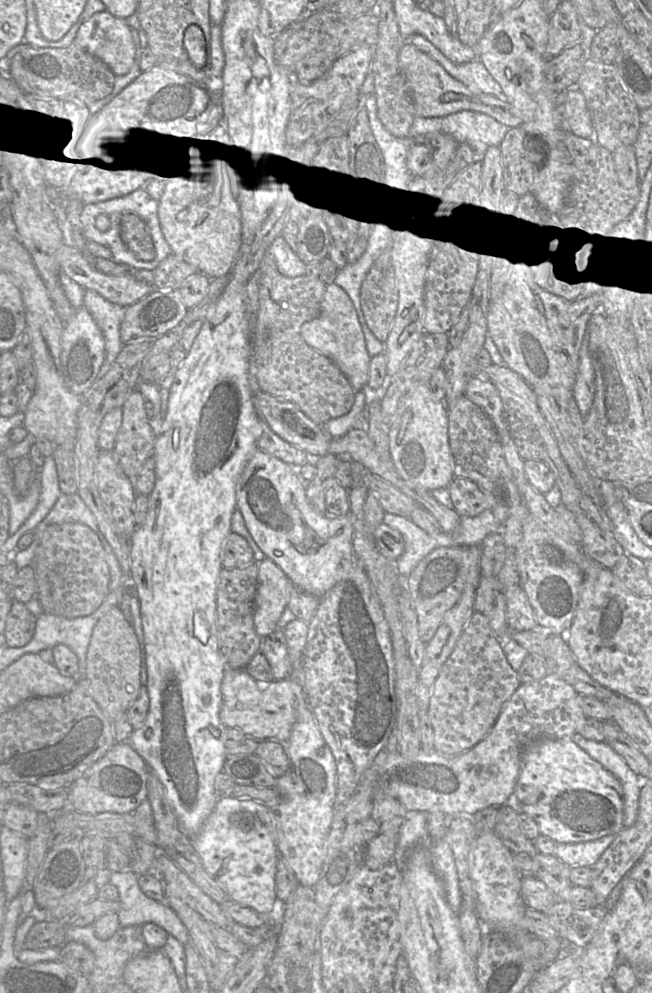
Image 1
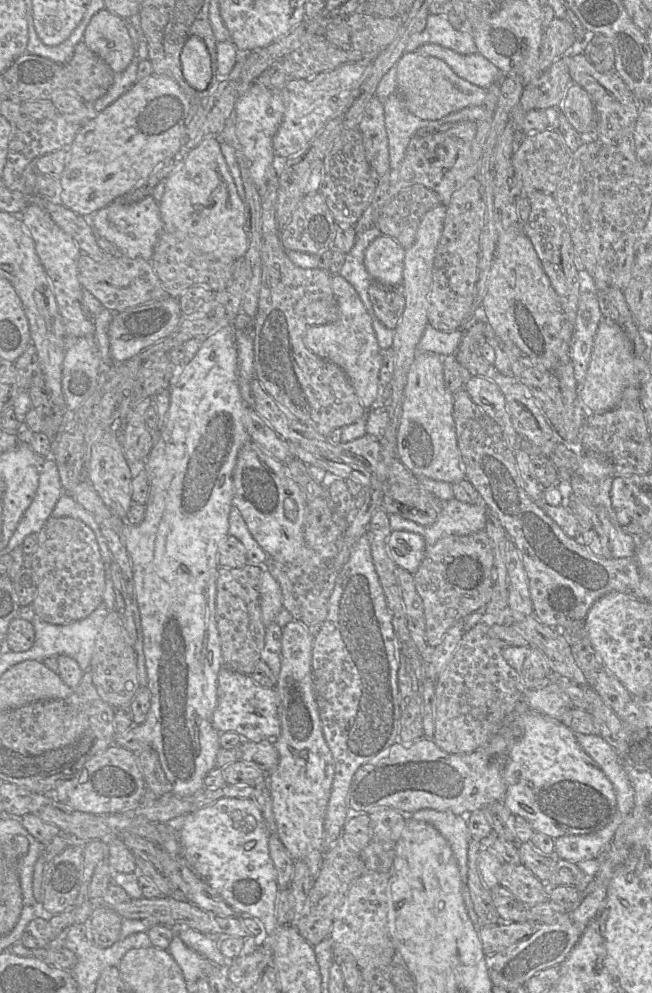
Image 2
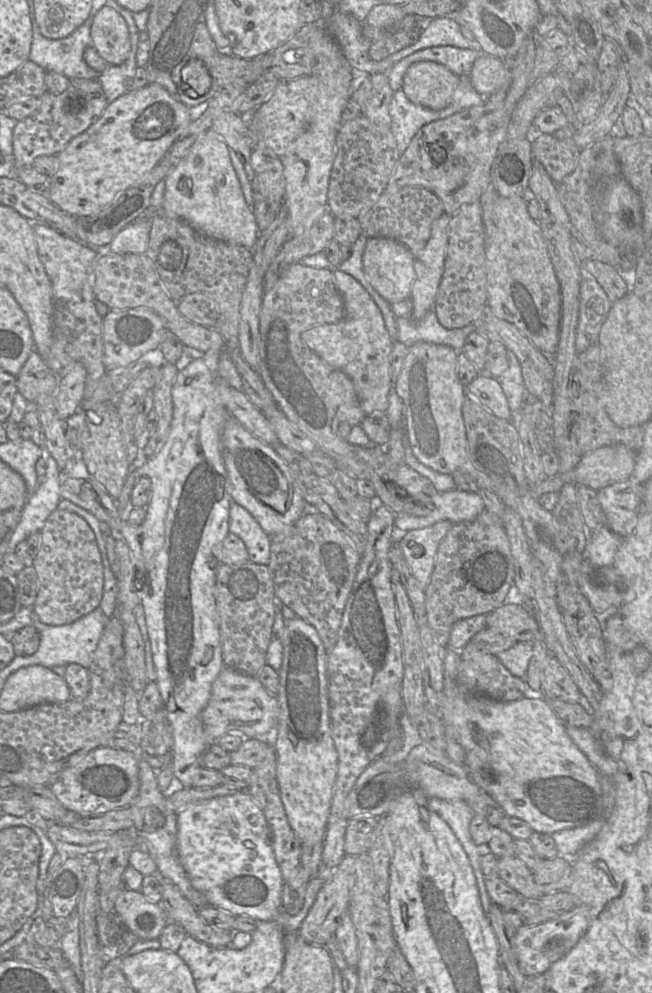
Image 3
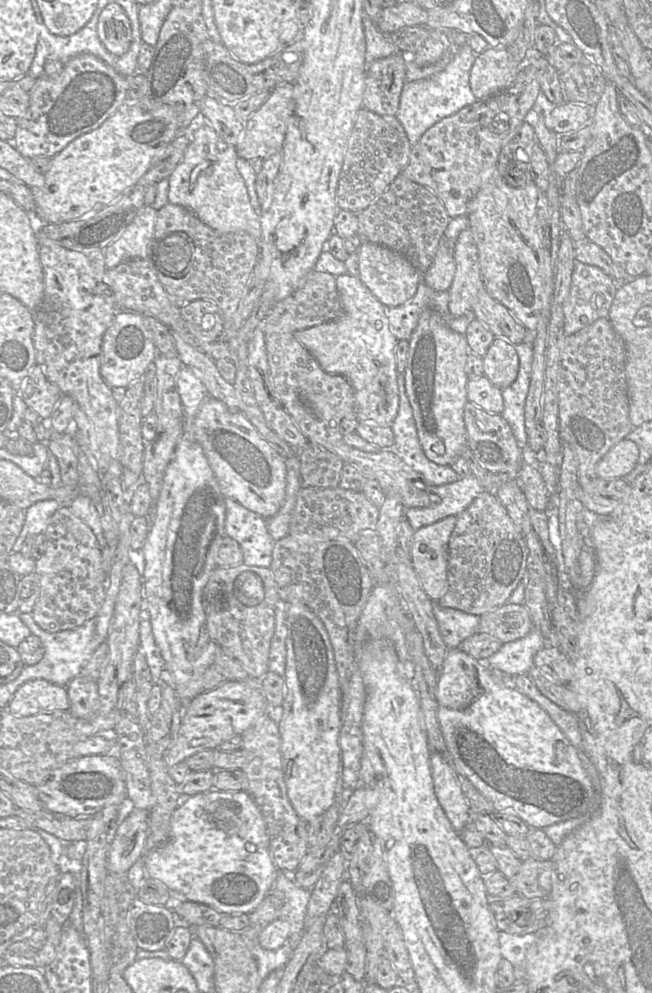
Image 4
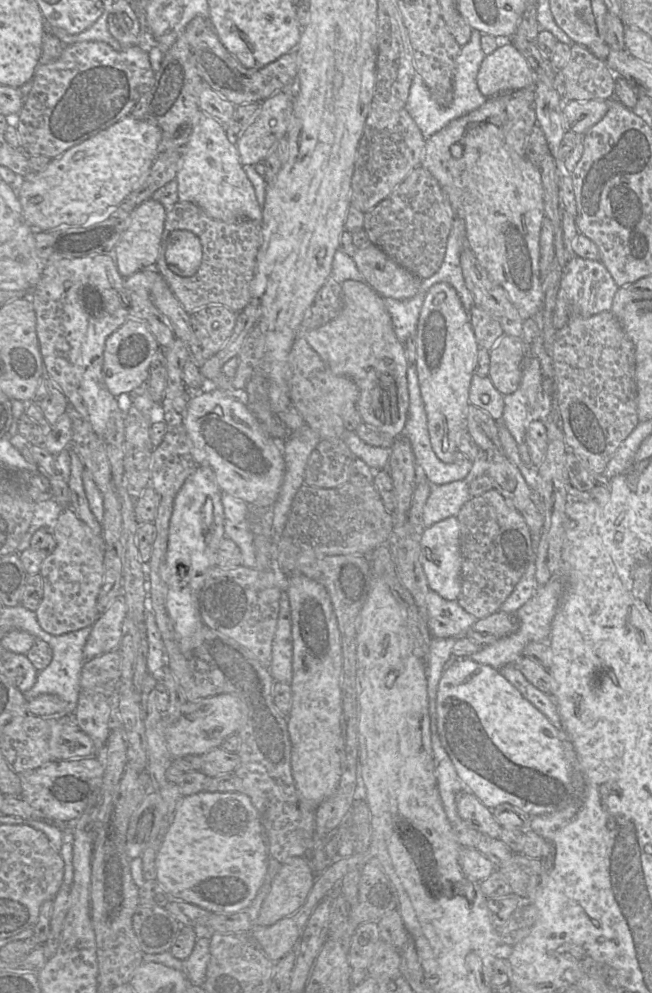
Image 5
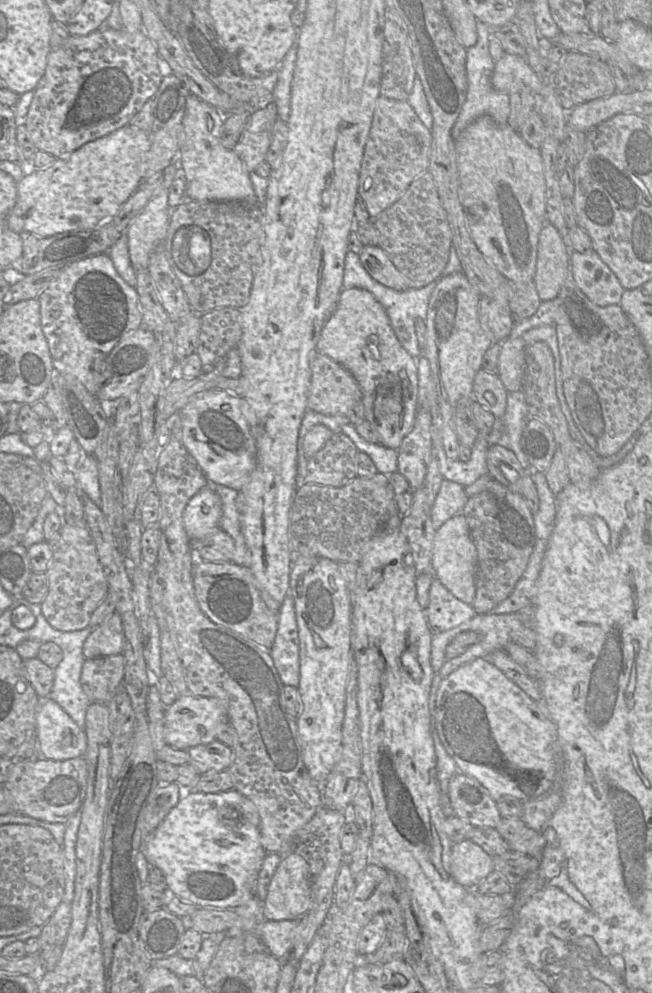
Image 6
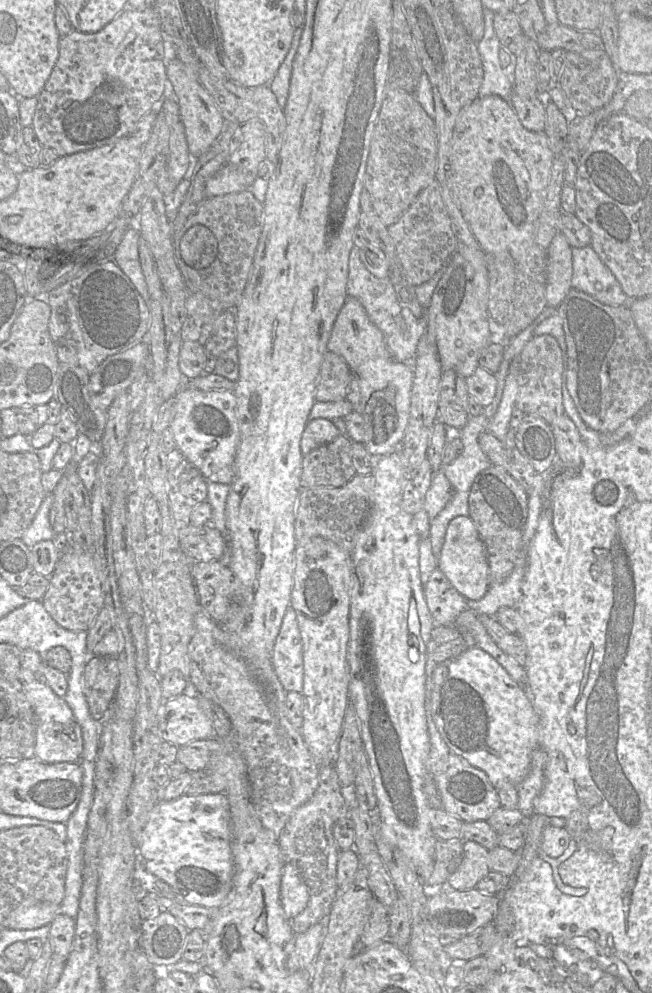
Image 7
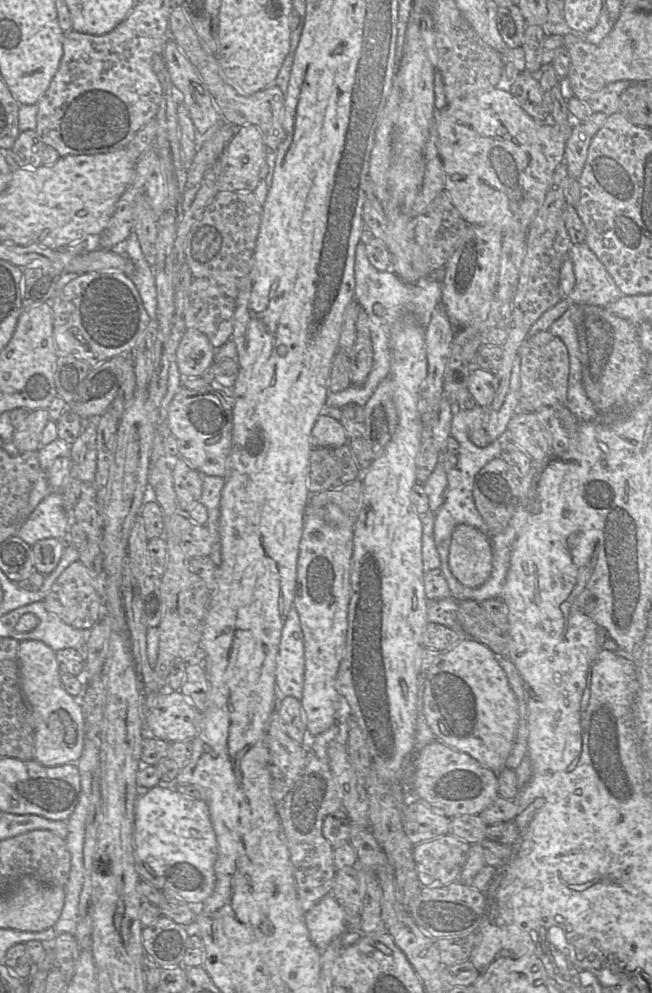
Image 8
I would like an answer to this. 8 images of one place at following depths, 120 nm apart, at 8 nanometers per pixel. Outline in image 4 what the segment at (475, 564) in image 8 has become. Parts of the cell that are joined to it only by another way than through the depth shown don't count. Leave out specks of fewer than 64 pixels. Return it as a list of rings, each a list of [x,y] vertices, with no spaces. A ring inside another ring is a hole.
[[[448,516],[413,534],[410,559],[432,601],[438,601],[447,591],[448,543],[456,521],[456,516]]]

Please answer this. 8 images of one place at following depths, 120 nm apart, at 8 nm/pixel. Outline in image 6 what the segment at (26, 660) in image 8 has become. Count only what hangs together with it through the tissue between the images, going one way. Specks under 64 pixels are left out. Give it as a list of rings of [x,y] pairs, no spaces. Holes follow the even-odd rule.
[[[49,697],[39,699],[36,726],[39,756],[56,761],[85,756],[85,731]]]

